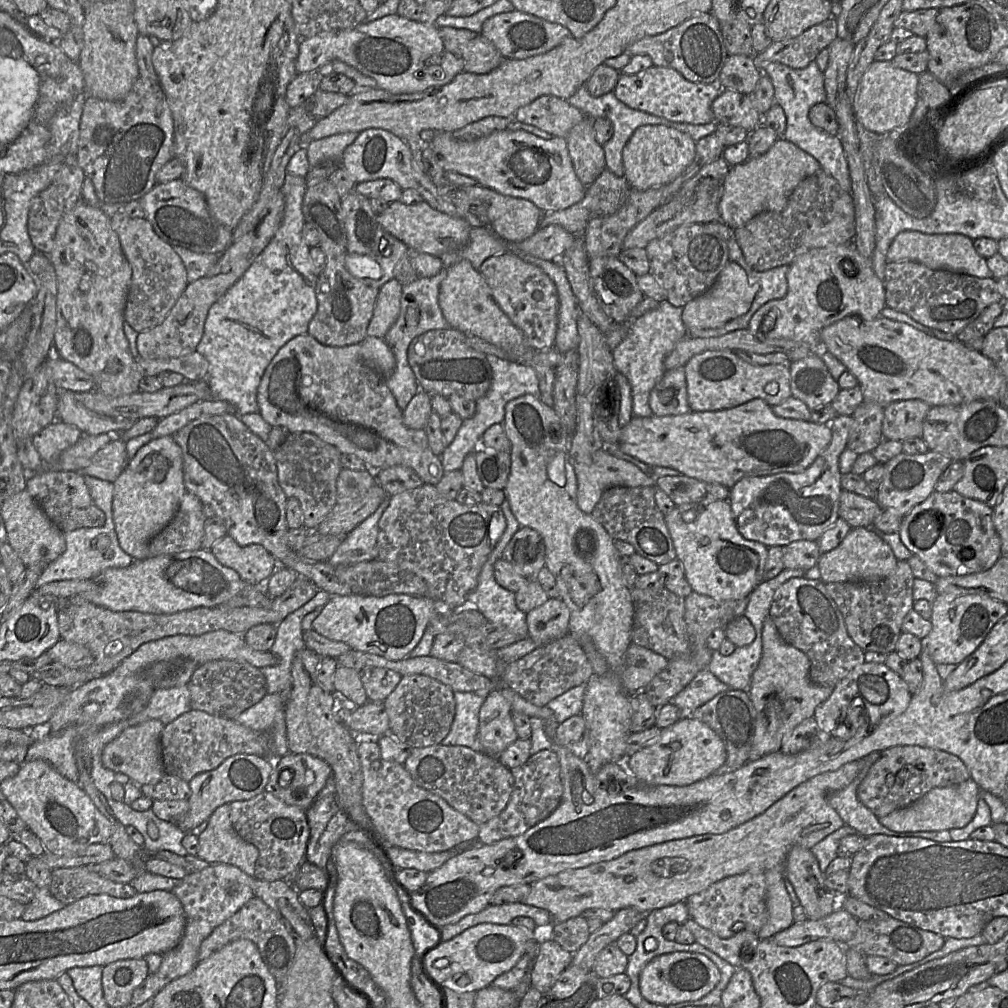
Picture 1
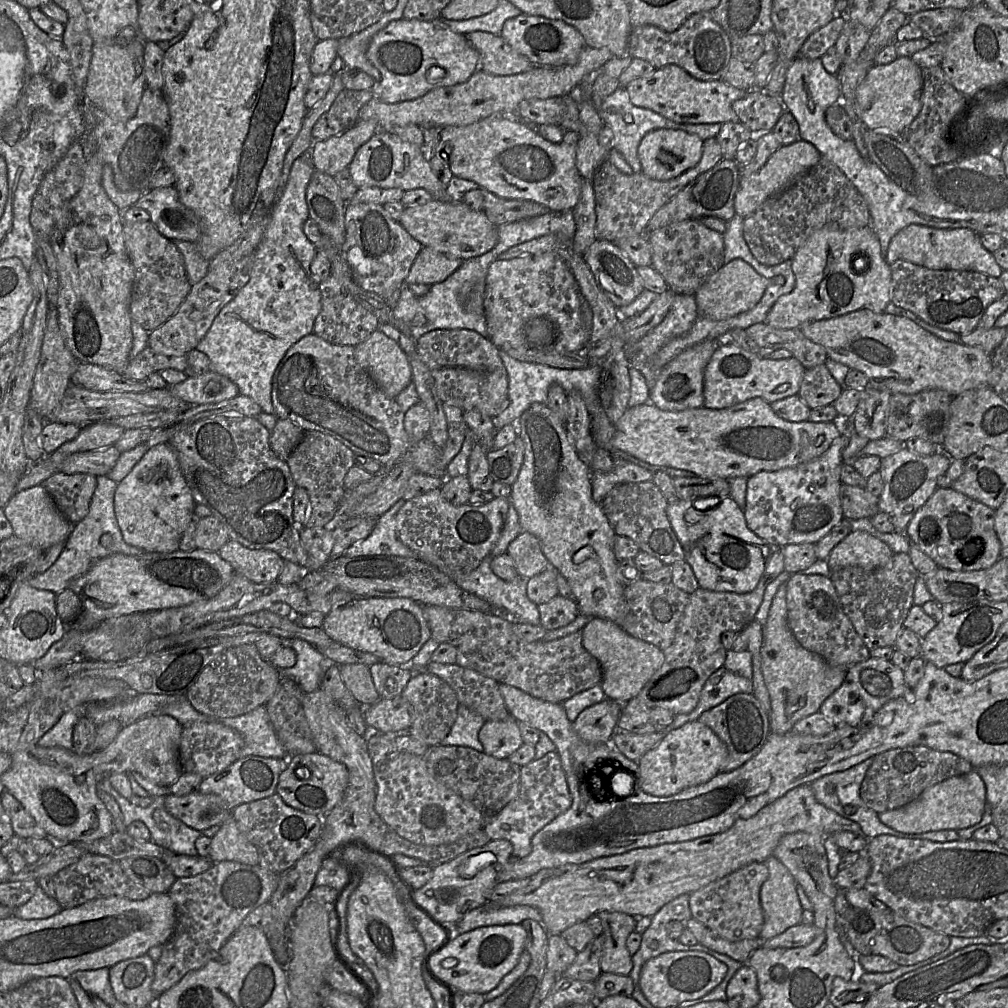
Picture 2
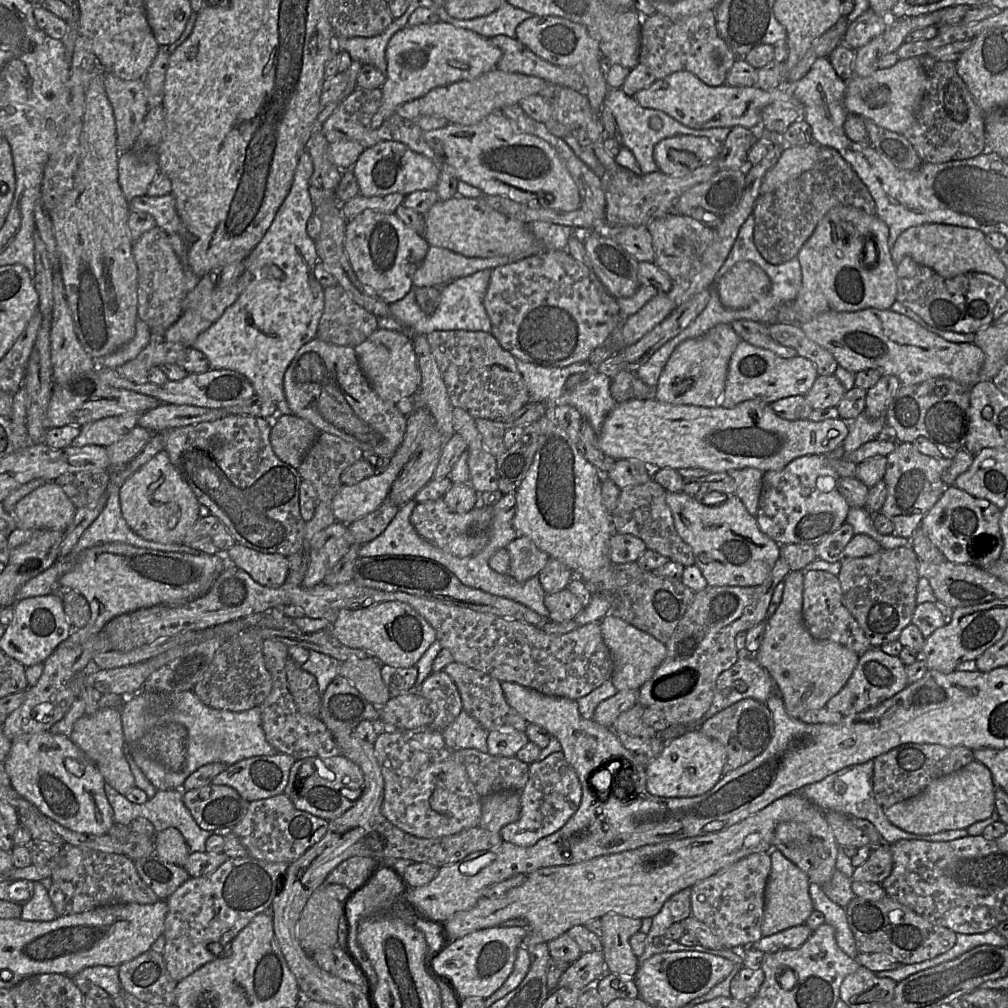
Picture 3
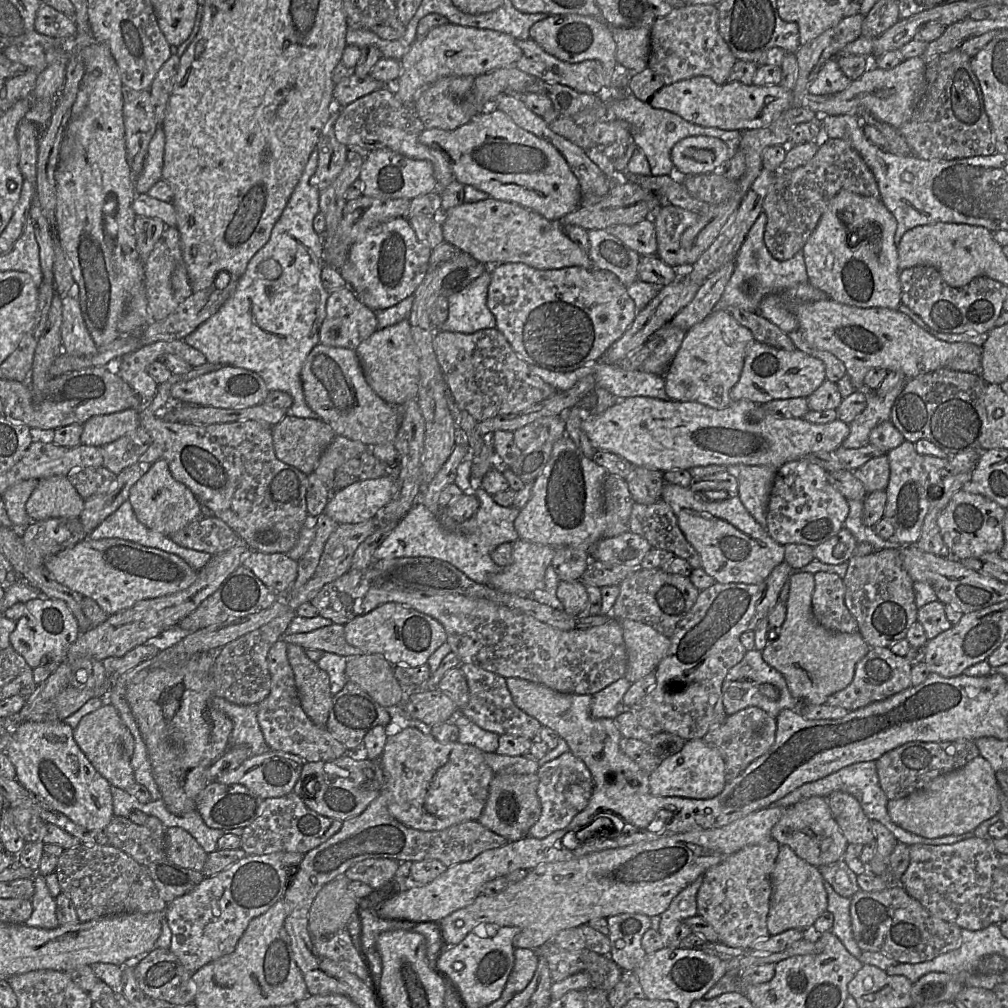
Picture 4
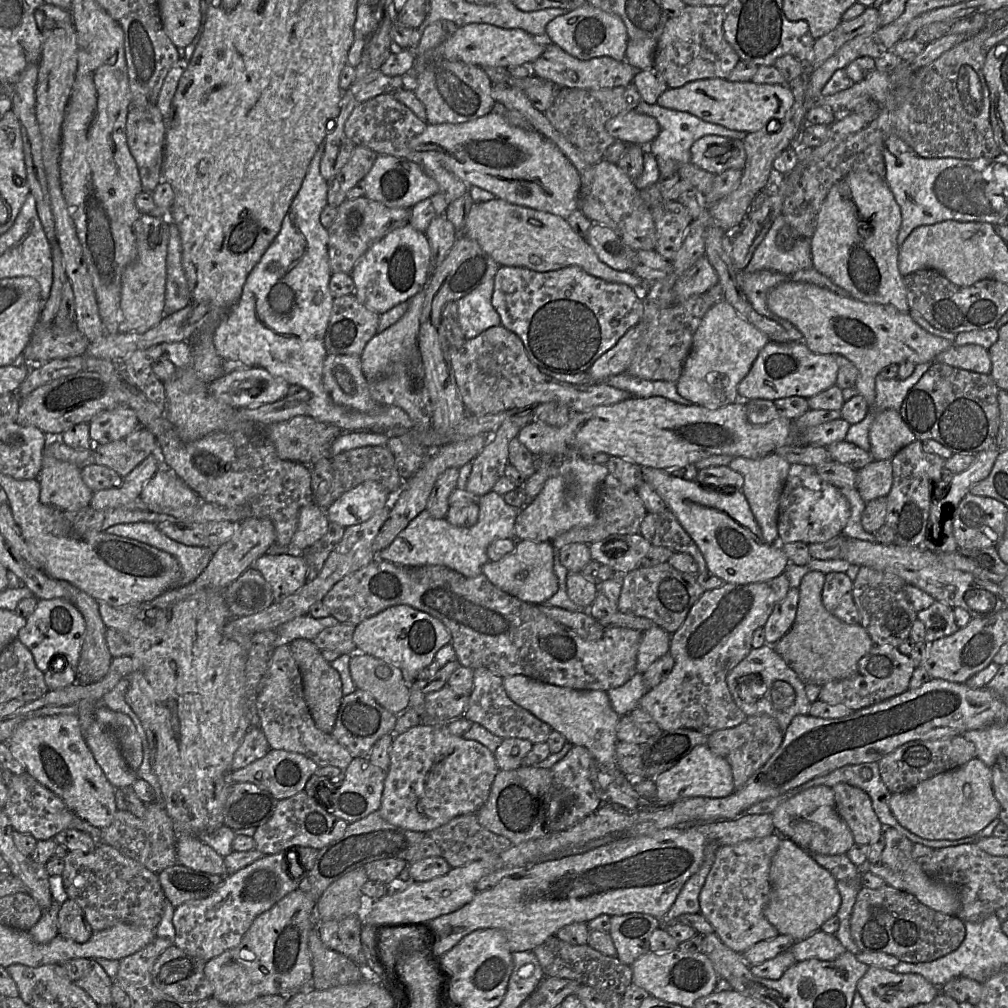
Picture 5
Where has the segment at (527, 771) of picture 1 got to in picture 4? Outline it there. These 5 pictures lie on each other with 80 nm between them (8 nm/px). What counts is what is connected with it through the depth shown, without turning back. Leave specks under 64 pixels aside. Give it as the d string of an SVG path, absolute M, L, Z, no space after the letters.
M570 751L539 766L536 774L539 778L537 795L541 815L527 836L542 839L568 826L574 816L587 807L593 791L593 779L585 763Z

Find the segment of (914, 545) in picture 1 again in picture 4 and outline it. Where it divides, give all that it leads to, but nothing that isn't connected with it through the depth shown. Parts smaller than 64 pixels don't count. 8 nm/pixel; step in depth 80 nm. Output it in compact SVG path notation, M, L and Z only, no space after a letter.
M960 490L940 512L937 524L950 556L957 560L999 552L1004 545L1003 522L1006 509L991 499Z

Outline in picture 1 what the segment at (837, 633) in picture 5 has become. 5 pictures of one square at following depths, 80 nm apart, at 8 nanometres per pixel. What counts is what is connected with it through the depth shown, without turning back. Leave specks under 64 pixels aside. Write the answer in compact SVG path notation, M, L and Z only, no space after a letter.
M768 616L762 629L762 654L747 693L755 710L755 723L749 761L779 751L786 733L813 717L815 709L831 695L833 688L813 683L809 677L810 660L801 650L786 643Z

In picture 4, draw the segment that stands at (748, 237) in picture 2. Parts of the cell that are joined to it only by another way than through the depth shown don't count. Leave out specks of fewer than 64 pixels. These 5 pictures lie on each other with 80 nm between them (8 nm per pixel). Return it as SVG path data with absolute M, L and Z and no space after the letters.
M822 137L818 152L806 164L772 175L762 206L762 212L767 216L763 243L771 256L784 261L800 251L829 201L841 191L879 197L879 188L872 171L851 144L842 139Z

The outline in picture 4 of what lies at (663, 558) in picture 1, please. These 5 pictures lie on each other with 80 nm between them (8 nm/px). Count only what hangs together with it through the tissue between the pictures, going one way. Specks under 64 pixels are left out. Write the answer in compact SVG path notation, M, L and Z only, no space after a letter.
M663 499L649 505L635 502L629 532L646 539L652 548L670 551L674 556L685 559L693 569L701 568L698 552L685 538L677 517Z

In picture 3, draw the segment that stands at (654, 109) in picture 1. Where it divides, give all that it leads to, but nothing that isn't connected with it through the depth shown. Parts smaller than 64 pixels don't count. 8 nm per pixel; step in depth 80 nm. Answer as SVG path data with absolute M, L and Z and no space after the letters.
M677 71L657 79L648 88L638 91L635 100L644 108L665 112L681 124L694 129L743 126L758 129L762 110L773 102L800 106L787 86L763 90L757 86L709 86L688 71Z

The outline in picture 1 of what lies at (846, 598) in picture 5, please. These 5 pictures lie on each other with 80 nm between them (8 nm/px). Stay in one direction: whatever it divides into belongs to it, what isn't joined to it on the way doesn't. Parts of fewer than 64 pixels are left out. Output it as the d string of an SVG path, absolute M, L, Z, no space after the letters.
M793 577L787 580L776 590L771 602L769 616L783 640L807 655L810 660L809 677L817 685L834 687L850 671L865 662L864 651L849 636L843 615L821 579Z

